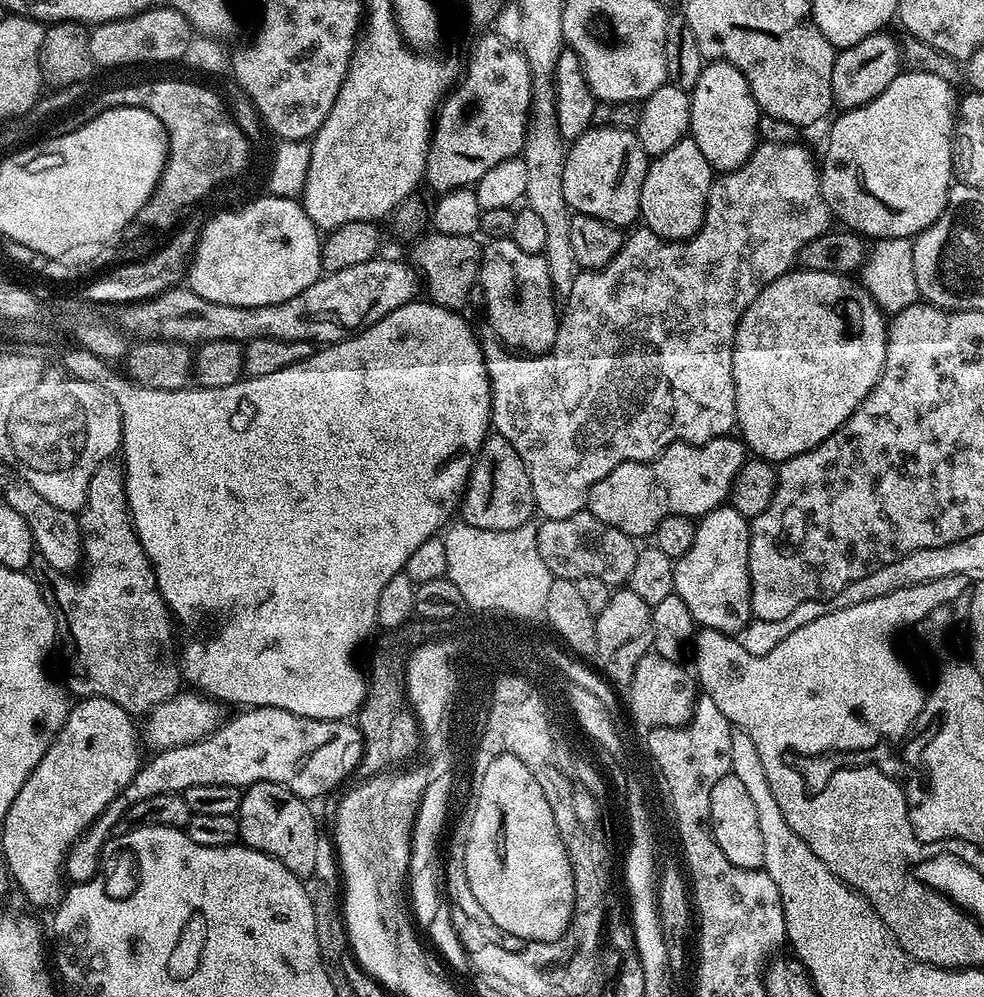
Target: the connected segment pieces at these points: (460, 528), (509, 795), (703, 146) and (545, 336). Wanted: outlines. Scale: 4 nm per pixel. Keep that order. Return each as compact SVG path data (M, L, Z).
M456 522L443 533L446 570L452 571L449 580L457 583L466 603L475 603L492 614L504 612L500 614L508 618L521 616L520 620L524 622L544 616L554 577L546 562L542 562L542 554L538 554L536 529L537 525L532 522L514 530L478 530Z
M502 754L487 767L486 776L475 791L472 821L468 824L468 836L462 840L466 848L466 879L471 893L478 898L493 929L500 928L501 933L517 936L525 942L549 944L559 939L572 920L577 887L565 839L555 824L550 803L534 774L518 758Z
M724 60L705 63L690 95L690 139L696 143L698 150L702 150L706 162L710 162L712 169L720 174L742 166L757 146L762 115L742 70Z
M511 238L488 240L480 254L478 282L484 291L483 307L488 308L487 327L505 348L517 354L539 354L551 348L558 327L558 300L543 255L526 254Z

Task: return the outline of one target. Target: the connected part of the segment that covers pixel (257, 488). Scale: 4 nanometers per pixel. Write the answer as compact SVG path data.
M420 298L390 314L386 314L386 318L374 322L368 328L363 328L355 336L341 340L338 344L321 347L319 350L313 351L310 359L298 362L294 366L286 366L286 370L274 370L274 374L241 378L238 382L221 388L189 386L178 390L150 390L139 386L120 386L115 389L114 395L122 418L120 452L124 466L124 489L128 499L128 512L132 515L132 525L136 531L138 542L142 546L146 558L152 564L158 590L178 625L179 635L180 632L184 635L184 649L181 652L179 649L178 652L178 663L182 669L183 679L187 683L189 680L193 684L189 685L199 695L207 696L224 706L240 704L236 706L244 710L249 708L277 708L278 710L286 710L290 714L298 714L302 718L314 718L315 720L348 720L359 713L360 707L364 705L366 676L362 668L359 668L352 659L355 658L360 643L371 634L372 628L377 627L378 594L382 594L382 586L386 586L386 582L390 582L390 578L394 578L404 570L410 554L414 554L414 550L418 550L418 546L422 546L422 542L426 542L431 536L437 535L453 519L451 516L454 516L460 507L461 493L468 484L468 476L472 472L476 455L480 453L484 439L490 435L492 387L486 370L484 351L480 348L477 333L472 333L471 326L460 315L459 311L443 308L427 299Z

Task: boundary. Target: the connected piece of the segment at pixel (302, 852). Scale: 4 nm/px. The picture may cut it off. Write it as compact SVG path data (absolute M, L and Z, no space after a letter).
M274 782L247 785L240 798L238 813L240 840L249 848L273 856L295 876L306 878L314 874L314 862L318 859L322 841L308 804L305 797L296 796L289 788Z

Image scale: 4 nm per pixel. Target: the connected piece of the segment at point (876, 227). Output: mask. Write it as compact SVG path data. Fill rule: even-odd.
M911 70L901 71L900 75L878 94L868 104L861 108L850 108L839 113L840 117L832 124L832 129L828 132L828 149L824 152L824 164L819 165L820 169L820 189L822 198L828 204L828 211L833 217L841 220L845 229L851 230L861 237L877 240L893 240L902 238L903 240L915 238L924 232L944 213L944 207L948 204L948 192L954 183L954 133L956 131L956 118L958 115L958 96L953 85L942 82L938 74L926 74L925 72L914 72Z

